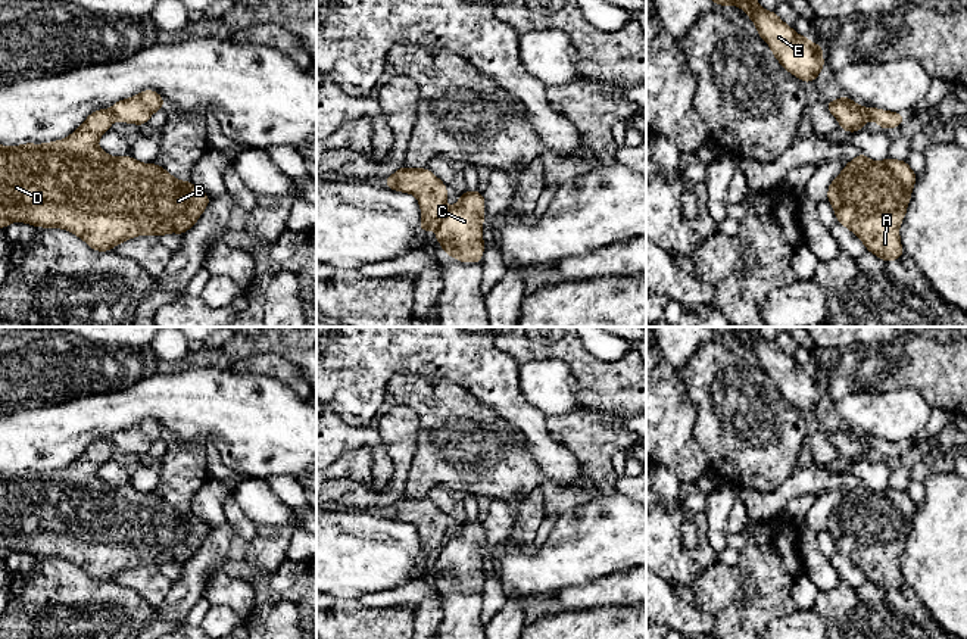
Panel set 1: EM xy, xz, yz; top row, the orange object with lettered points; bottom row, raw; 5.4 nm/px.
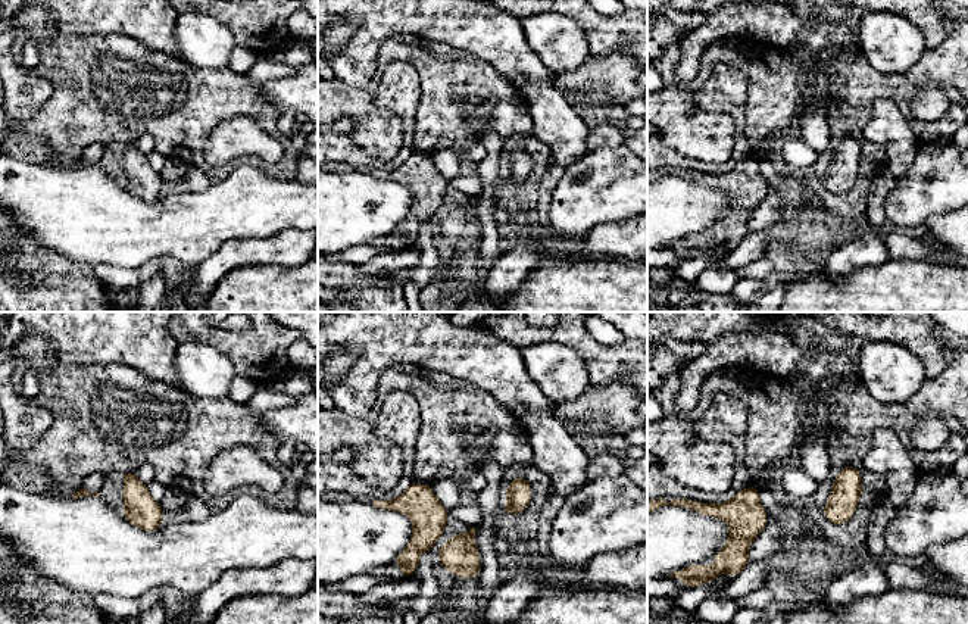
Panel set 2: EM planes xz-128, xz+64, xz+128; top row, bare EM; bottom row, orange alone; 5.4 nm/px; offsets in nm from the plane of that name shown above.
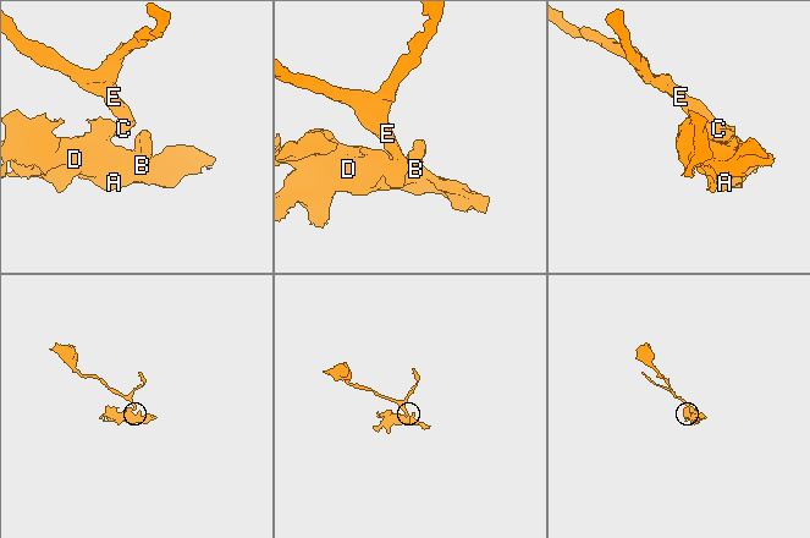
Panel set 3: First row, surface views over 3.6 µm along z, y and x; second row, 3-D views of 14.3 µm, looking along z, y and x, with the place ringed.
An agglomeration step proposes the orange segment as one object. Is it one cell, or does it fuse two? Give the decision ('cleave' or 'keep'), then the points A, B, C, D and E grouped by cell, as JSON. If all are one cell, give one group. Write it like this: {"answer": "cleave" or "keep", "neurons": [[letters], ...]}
{"answer": "cleave", "neurons": [["A", "B", "D"], ["C", "E"]]}

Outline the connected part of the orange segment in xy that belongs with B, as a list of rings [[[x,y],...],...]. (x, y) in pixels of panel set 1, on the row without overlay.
[[[99,439],[63,470],[15,477],[0,474],[0,558],[16,551],[63,558],[99,582],[112,580],[135,565],[183,565],[190,559],[209,534],[209,526],[190,511],[175,509],[160,495],[105,483],[97,471],[113,449],[110,439]]]

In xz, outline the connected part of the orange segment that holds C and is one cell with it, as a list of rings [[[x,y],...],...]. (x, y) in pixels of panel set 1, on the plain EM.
[[[464,521],[459,532],[446,537],[436,552],[436,570],[442,573],[442,582],[458,592],[477,593],[483,587],[483,551],[484,526],[480,521]]]

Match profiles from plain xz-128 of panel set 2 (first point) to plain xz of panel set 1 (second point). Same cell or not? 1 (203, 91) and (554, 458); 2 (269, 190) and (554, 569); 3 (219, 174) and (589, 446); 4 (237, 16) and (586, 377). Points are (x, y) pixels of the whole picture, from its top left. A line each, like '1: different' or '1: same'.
1: different
2: same
3: same
4: same

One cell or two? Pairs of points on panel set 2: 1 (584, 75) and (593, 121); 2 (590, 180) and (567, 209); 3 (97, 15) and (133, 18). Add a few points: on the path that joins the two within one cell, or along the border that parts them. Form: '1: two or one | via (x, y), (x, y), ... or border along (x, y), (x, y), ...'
1: two | border along (558, 87), (586, 91), (595, 97)
2: one | via (589, 187), (574, 202)
3: one | via (106, 15), (124, 15)

